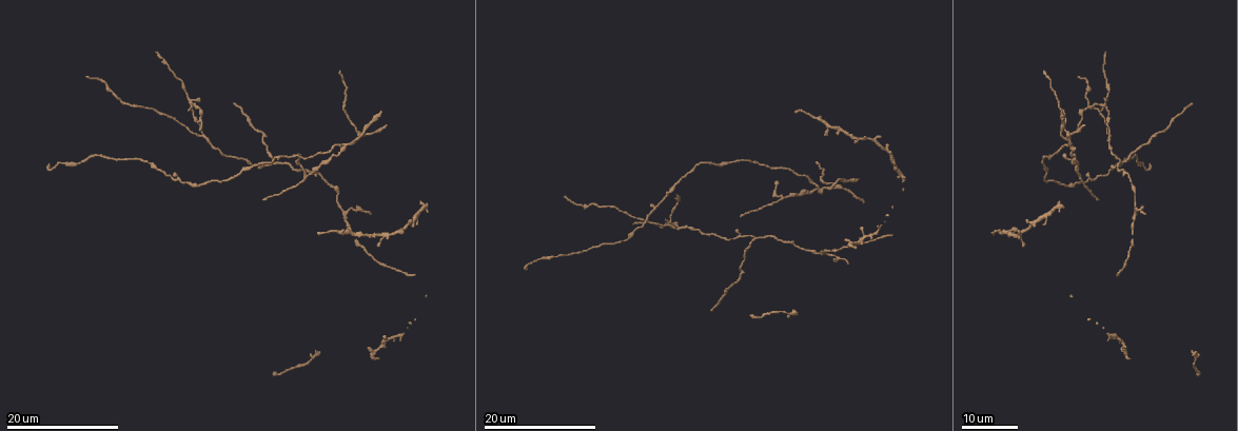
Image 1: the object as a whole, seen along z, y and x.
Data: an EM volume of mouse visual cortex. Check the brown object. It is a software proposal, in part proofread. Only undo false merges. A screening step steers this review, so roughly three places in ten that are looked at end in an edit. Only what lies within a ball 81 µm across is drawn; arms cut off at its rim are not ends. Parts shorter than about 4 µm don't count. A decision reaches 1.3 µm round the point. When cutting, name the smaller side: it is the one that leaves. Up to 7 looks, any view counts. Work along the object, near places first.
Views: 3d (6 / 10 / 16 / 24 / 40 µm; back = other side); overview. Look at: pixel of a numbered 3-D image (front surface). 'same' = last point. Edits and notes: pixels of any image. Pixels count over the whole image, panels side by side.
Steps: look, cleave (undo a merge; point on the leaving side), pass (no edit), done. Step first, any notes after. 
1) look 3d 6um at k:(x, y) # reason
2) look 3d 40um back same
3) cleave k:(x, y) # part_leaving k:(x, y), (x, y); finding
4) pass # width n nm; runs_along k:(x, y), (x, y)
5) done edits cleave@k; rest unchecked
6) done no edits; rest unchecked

look 3d 24um at 1:(728, 162) # calibre changes

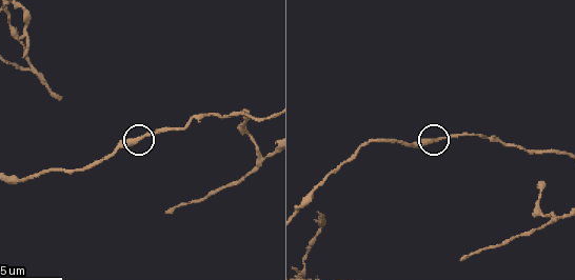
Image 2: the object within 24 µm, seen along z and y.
look 3d 6um at 2:(142, 137)

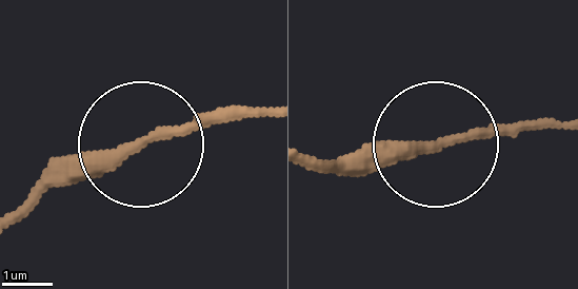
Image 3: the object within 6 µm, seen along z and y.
pass # runs_along 3:(267, 104), (230, 104), (66, 159), (16, 205); continuous, no second neuron

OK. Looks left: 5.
look 3d 16um at 1:(345, 212) # a fork

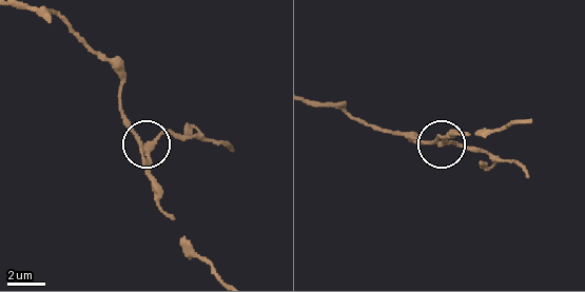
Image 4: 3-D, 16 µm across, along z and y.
look 3d 10um at 4:(148, 150) # zoom in

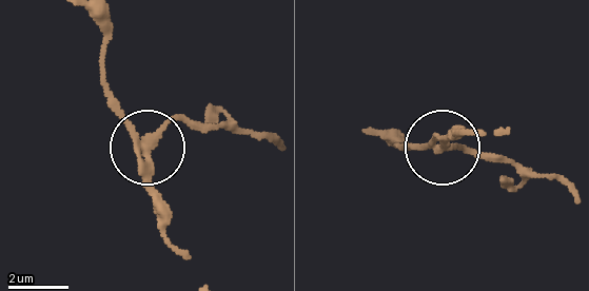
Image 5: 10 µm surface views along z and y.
cleave 5:(164, 121) # part_leaving 5:(148, 159), (155, 138), (178, 118), (274, 136); two neurons meet here

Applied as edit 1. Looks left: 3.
look overview # redraw

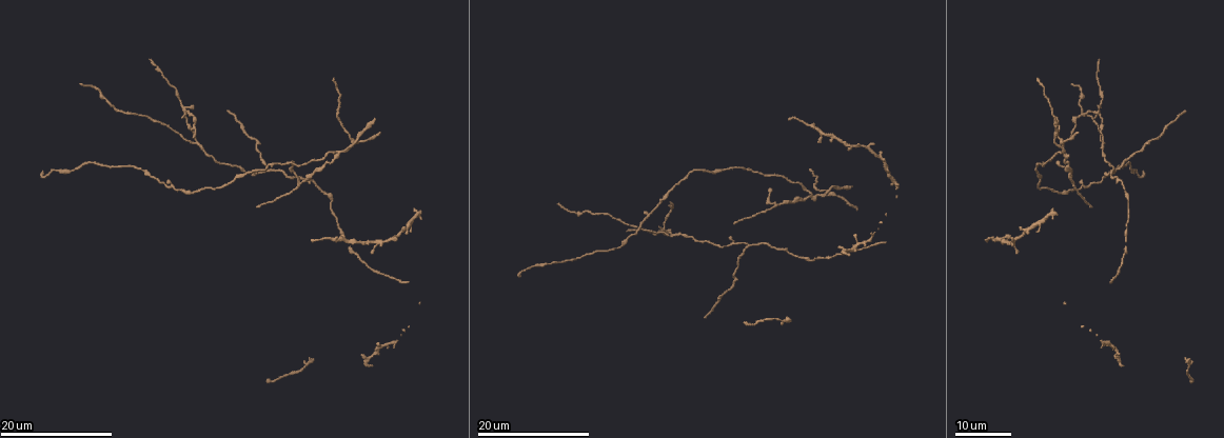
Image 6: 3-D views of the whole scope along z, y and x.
look 3d 16um at 6:(747, 248) # branch point

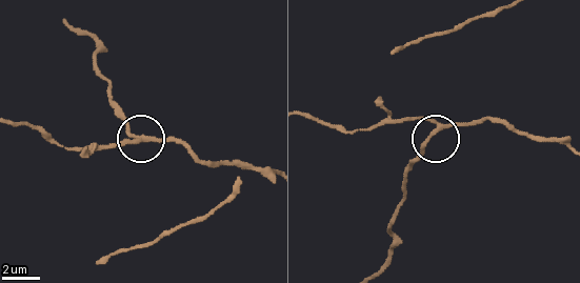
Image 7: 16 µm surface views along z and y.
look 3d 10um at 7:(144, 139)

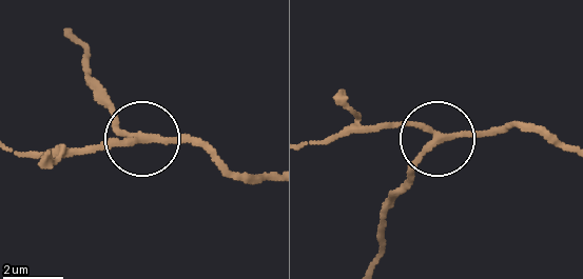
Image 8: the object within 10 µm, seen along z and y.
pass # arms 3; continuous, no second neuron

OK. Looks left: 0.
done edits cleave@5; rest unchecked

